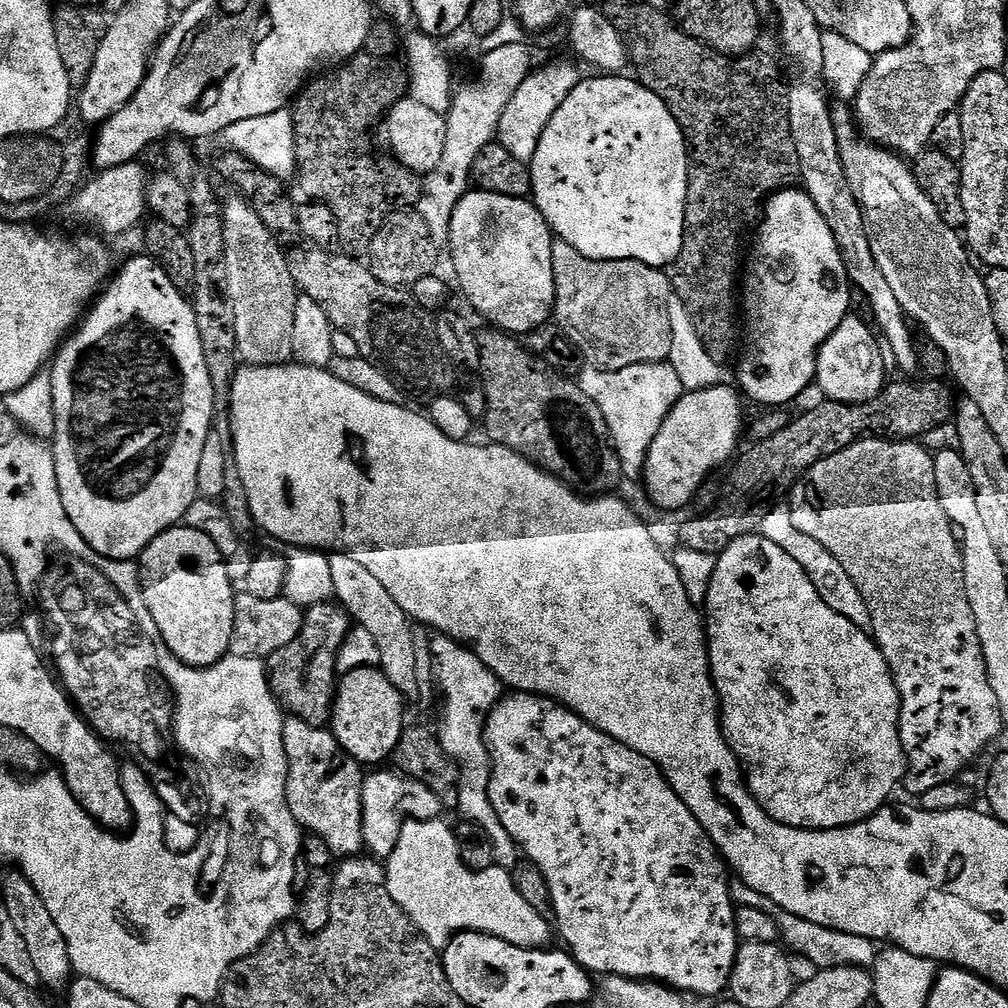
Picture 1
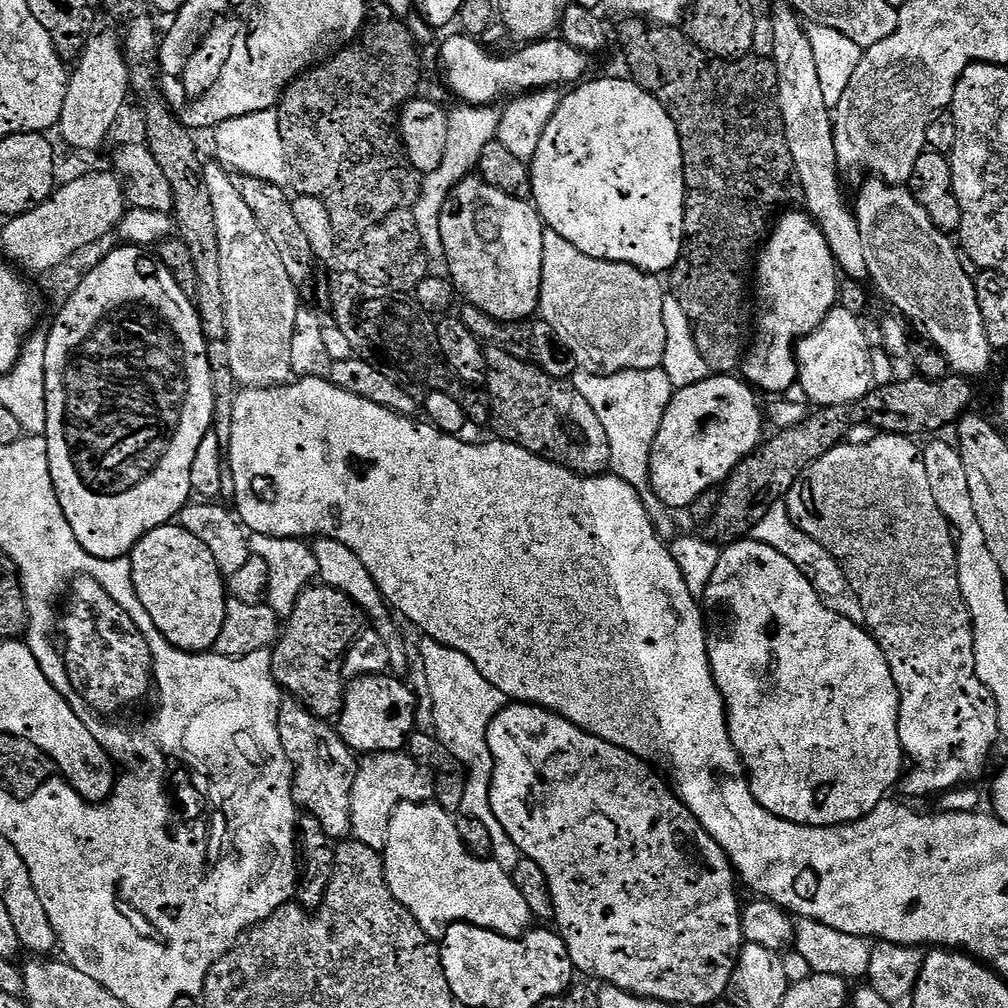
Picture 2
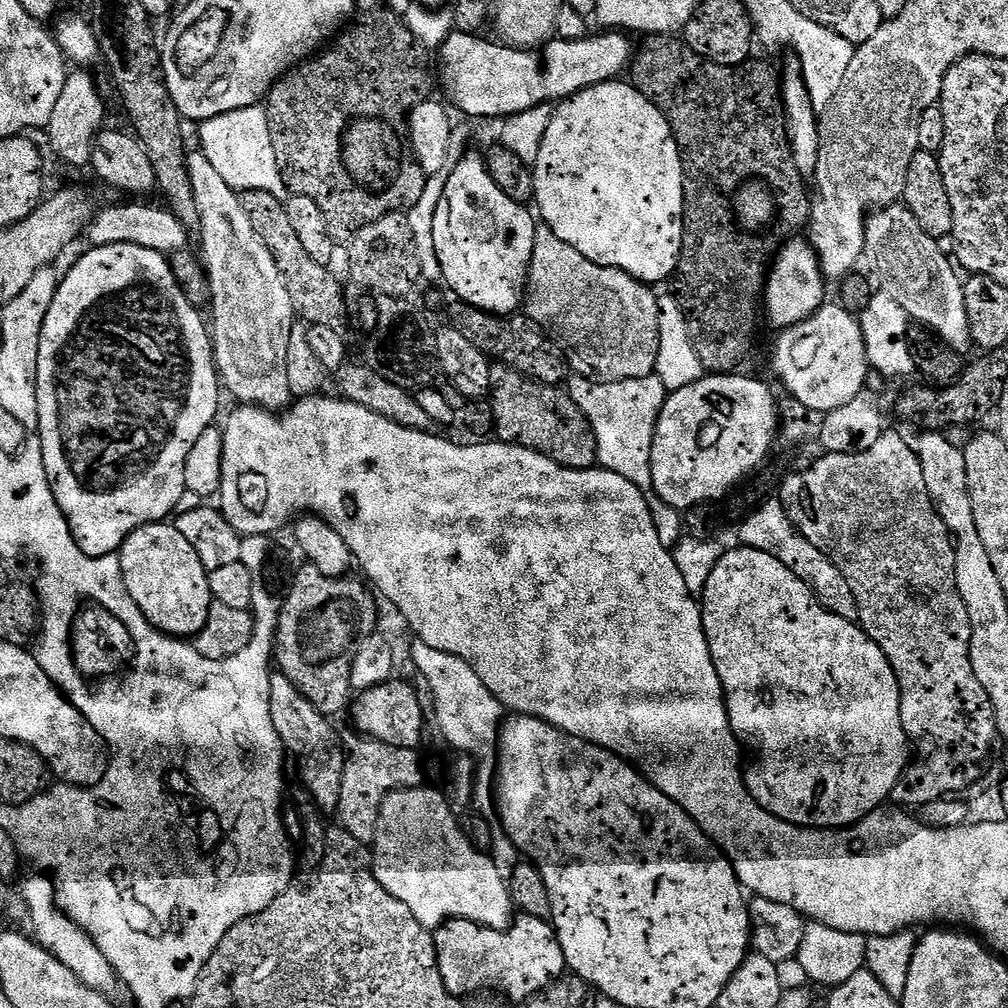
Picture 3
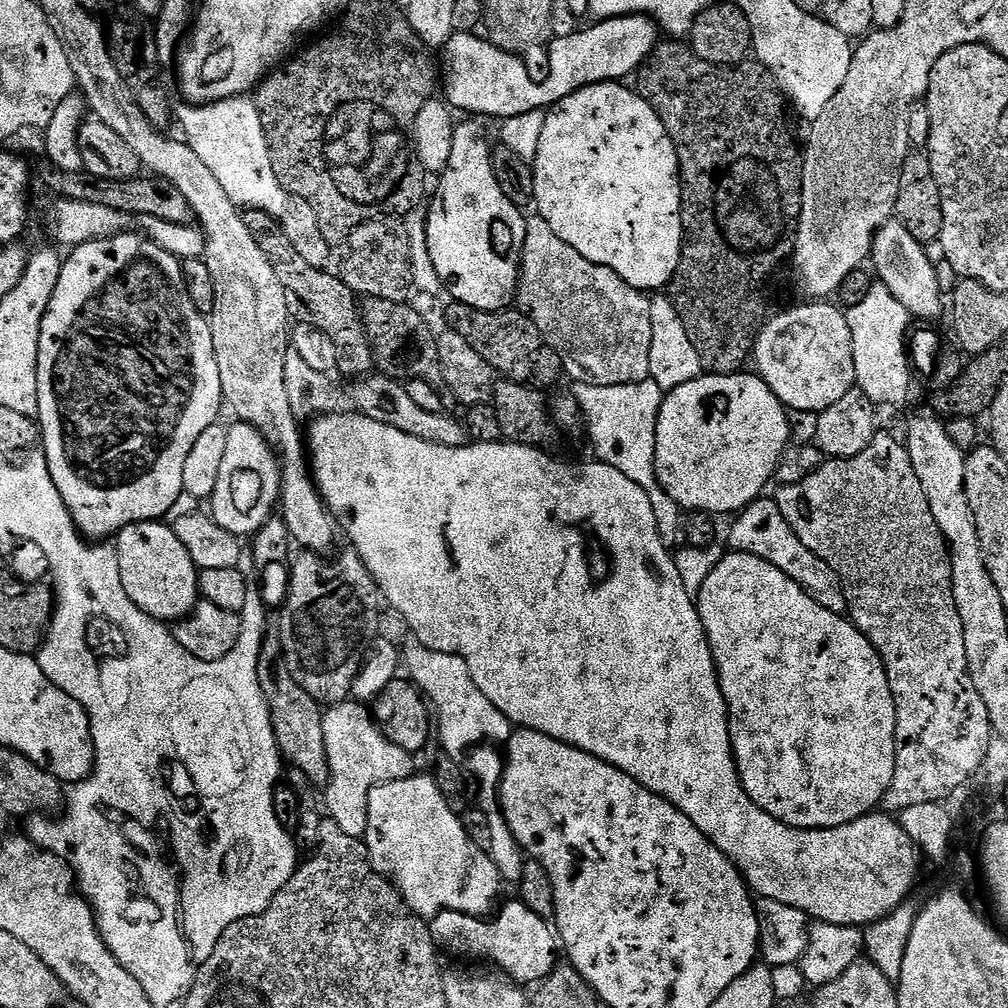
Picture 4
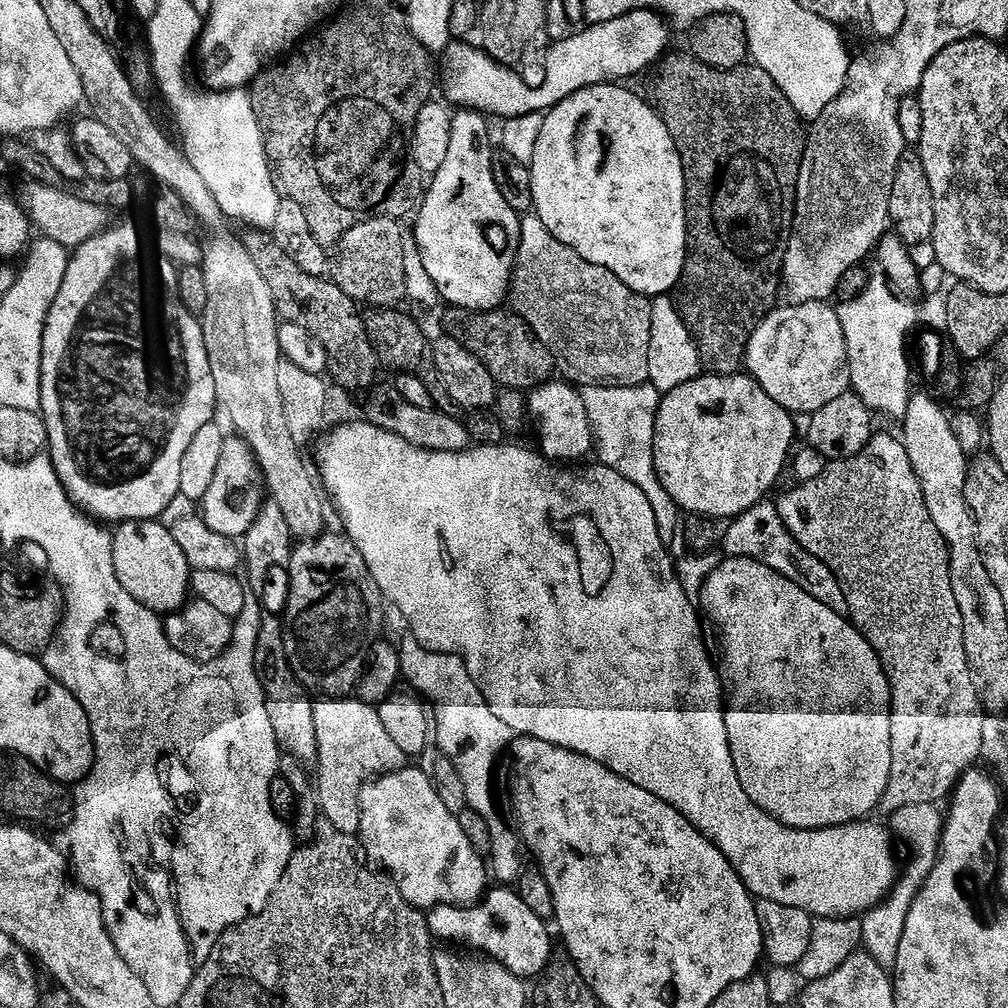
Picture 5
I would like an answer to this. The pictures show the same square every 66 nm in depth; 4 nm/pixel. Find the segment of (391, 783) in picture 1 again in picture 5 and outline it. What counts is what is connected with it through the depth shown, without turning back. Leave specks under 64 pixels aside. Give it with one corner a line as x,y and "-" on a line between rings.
320,698
312,709
316,735
314,787
319,811
334,830
356,836
360,831
360,789
369,778
405,767
406,758
382,727
382,718
373,705
363,704
358,698

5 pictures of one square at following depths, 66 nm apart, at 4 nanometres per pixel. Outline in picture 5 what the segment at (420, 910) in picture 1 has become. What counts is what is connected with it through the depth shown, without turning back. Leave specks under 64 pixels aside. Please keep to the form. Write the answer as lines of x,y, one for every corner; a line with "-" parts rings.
405,766
364,784
360,789
358,839
367,859
391,877
402,898
415,908
431,910
439,904
470,906
489,887
485,857
470,846
459,815
451,813
438,798
432,777
425,769
423,772

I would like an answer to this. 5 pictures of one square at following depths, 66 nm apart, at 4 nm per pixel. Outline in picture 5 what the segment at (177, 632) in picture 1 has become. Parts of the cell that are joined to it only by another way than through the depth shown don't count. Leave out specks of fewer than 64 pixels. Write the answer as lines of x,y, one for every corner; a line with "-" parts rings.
159,519
125,520
115,530
113,564
118,582
152,614
167,614
184,607
190,596
190,569
186,556
174,542
171,527

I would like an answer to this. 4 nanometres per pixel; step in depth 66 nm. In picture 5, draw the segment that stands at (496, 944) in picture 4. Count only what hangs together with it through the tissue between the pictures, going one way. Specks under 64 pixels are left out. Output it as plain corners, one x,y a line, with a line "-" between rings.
496,886
485,891
482,899
471,906
439,904
427,913
428,931
437,941
457,940
472,950
483,950
488,956
521,978
539,977
554,955
549,925
522,902
519,891

